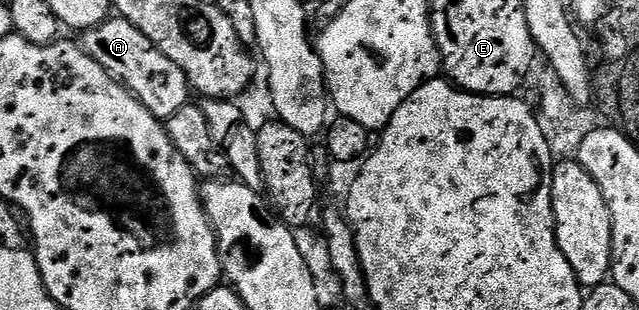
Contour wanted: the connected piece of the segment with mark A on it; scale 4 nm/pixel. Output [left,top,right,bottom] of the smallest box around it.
[81,17,193,120]

